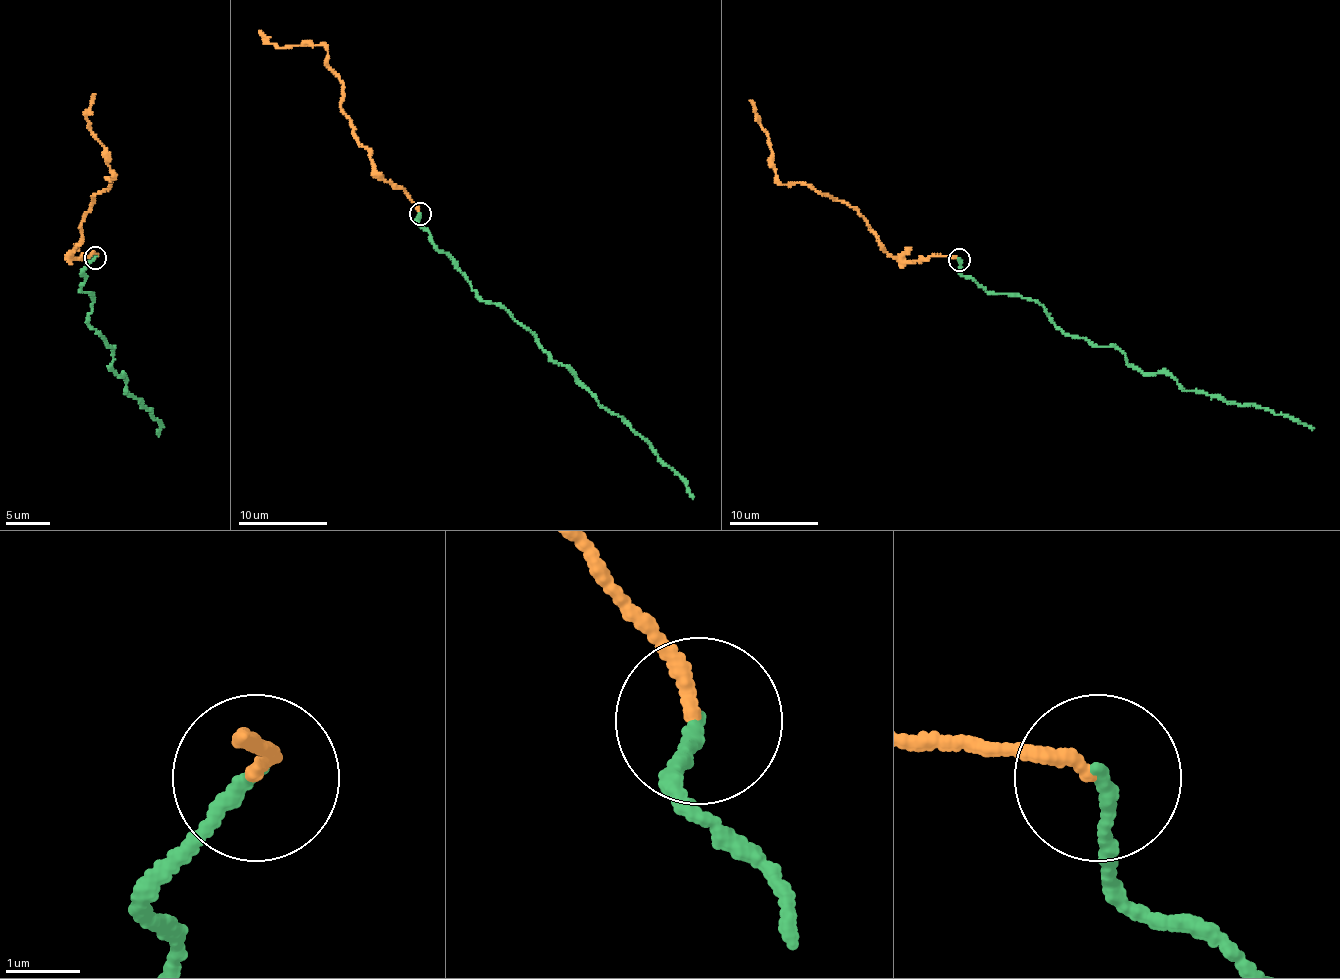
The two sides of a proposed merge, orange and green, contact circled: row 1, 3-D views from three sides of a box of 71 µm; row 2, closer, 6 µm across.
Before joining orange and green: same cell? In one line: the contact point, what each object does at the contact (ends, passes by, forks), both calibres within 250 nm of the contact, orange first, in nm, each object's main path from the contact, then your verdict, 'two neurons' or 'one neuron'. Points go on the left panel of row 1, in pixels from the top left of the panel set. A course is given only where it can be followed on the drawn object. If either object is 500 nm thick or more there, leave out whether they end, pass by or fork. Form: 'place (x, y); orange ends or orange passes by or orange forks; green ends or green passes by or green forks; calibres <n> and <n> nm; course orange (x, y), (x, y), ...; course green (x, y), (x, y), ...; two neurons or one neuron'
place (95, 257); orange ends; green ends; calibres 180 and 200 nm; course orange (95, 258), (71, 252), (92, 196), (111, 186), (108, 177), (113, 179), (107, 148), (86, 116), (95, 94); course green (95, 258), (79, 290), (92, 300), (87, 320), (113, 348), (110, 366), (126, 394), (151, 411), (157, 434); one neuron

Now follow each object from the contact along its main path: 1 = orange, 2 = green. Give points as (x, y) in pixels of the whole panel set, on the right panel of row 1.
1: (958, 260), (931, 256), (912, 261), (887, 252), (855, 209), (797, 182), (776, 180), (768, 136), (750, 100)
2: (958, 260), (987, 292), (1034, 300), (1065, 333), (1110, 346), (1145, 373), (1314, 428)

